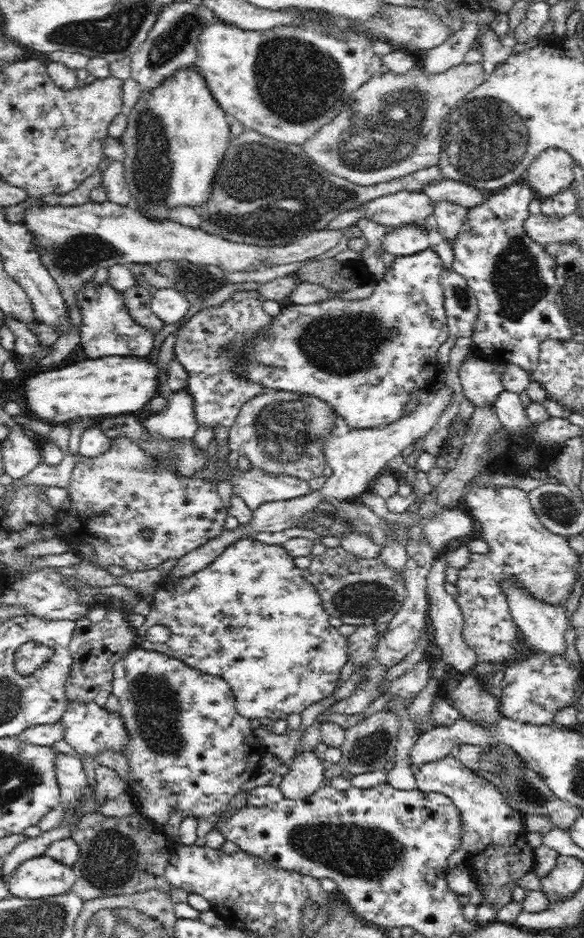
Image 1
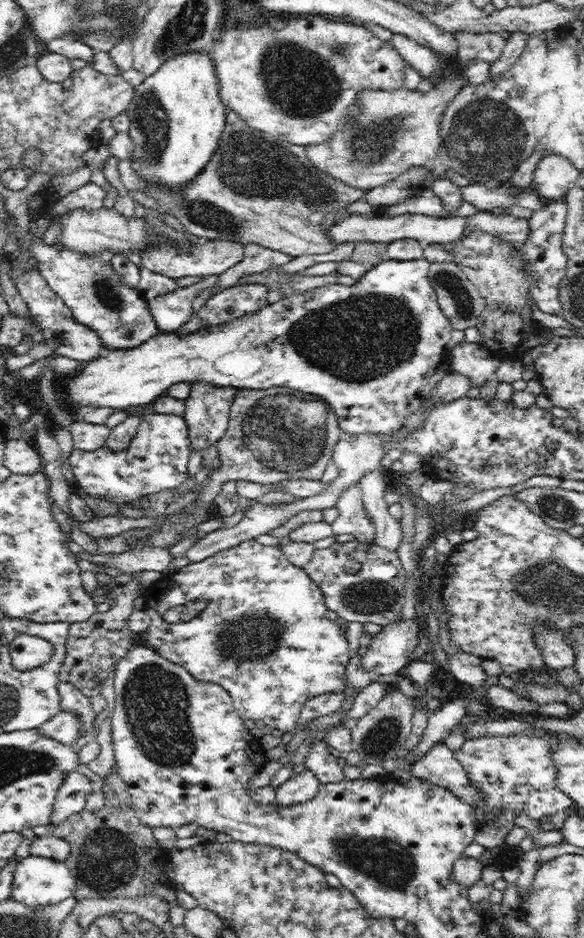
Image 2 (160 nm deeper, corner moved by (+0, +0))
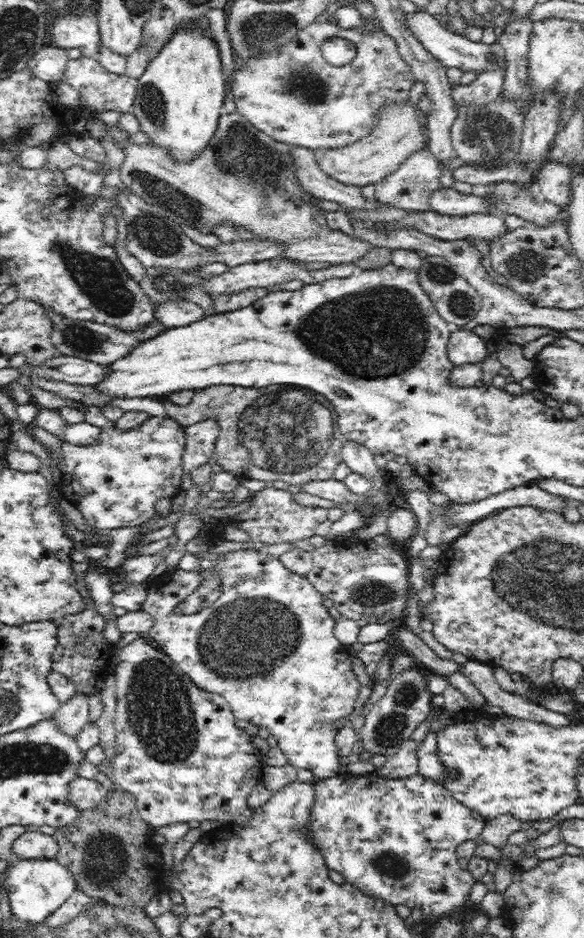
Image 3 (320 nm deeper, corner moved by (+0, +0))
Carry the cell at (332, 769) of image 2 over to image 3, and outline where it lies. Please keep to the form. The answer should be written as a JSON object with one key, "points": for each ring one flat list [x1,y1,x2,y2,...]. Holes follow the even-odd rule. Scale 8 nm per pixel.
{"points":[[253,550,230,552,228,555,222,556,222,560,212,564,217,566,223,592,213,605,196,612,196,614,180,614,178,608,187,600,188,596,192,595,192,592,198,590,203,577,201,572,198,572,198,570,186,572,186,570,180,570,180,568,167,572,161,569,148,581,148,595,142,610,152,615,154,619,154,624,149,630,150,636,198,688,223,696,237,719,248,720,250,724,267,728,270,734,276,738,277,745,286,757,287,762,293,764,294,768,311,770,315,779,327,779,336,776,342,772,342,765,335,745,335,736,339,728,334,724,340,718,352,714,361,684,353,674,352,659,355,657,354,652,350,650,350,645,342,644,333,635,335,621,330,617,329,609,324,606,325,598,314,589,314,585,308,581,307,577,290,572,289,569,286,569,286,566,282,565,279,558,266,555,266,552]]}

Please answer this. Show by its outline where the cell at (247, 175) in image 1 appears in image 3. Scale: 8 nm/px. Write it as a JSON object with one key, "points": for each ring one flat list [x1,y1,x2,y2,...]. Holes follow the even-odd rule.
{"points":[[222,111,214,138,209,140,209,145,199,155,193,156,192,160,185,163,180,163,172,155,168,155,164,147,152,144,140,146,132,143,128,139,129,134,118,126,101,125,99,121,90,121,81,117,74,128,78,134,89,132,91,129,92,132,123,142,125,159,119,171,126,190,140,196,147,204,164,207,174,222,195,227,203,233,210,233,218,223,232,223,236,230,242,226,251,230,255,234,254,238,272,239,284,244,281,256,297,262,331,262,339,265,354,262,372,250,373,245,370,243,345,235,342,231,335,231,326,224,324,218,326,212,316,206,322,200,316,200,298,185,291,145,278,142,273,137,258,131,237,111,232,114]]}

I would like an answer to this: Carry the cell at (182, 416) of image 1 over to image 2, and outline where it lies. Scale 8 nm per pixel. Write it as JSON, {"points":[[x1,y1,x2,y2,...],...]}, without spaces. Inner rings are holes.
{"points":[[146,414,141,416,141,422,138,425,134,438,130,441,129,447,123,451,110,451,106,447,98,448,95,451,82,451,73,449,69,460,74,478,76,478,76,490,91,496,99,496,113,502,120,503,123,508,122,514,129,514,127,505,134,500,156,494,166,488,176,488,188,478,188,456,191,452,191,442,189,439,189,430,183,416,177,414]]}

